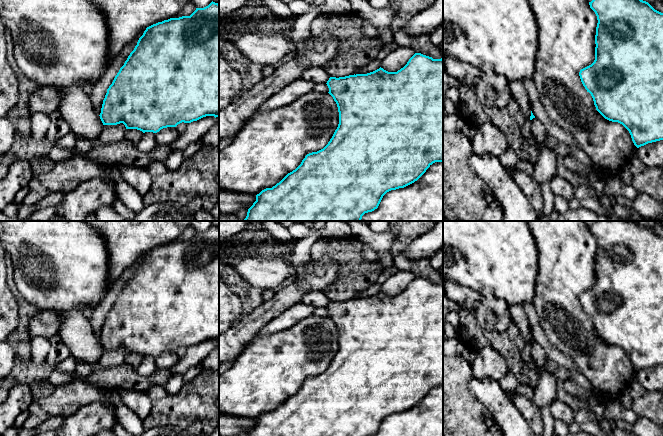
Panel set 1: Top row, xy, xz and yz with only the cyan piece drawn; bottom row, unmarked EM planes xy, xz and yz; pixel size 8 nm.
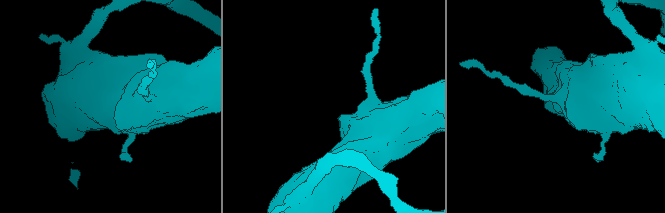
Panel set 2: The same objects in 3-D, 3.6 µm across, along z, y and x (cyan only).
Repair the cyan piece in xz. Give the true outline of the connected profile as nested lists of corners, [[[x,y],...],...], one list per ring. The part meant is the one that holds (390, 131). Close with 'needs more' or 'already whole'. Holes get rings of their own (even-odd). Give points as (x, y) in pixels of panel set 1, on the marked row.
[[[415,53],[407,64],[397,72],[379,68],[367,74],[354,74],[345,77],[330,77],[327,81],[329,94],[337,104],[339,124],[328,144],[317,152],[309,153],[301,164],[288,173],[272,188],[266,188],[256,195],[256,201],[248,209],[243,221],[361,221],[365,213],[378,208],[383,196],[391,191],[404,188],[417,181],[435,162],[443,162],[443,59]]]; already whole

